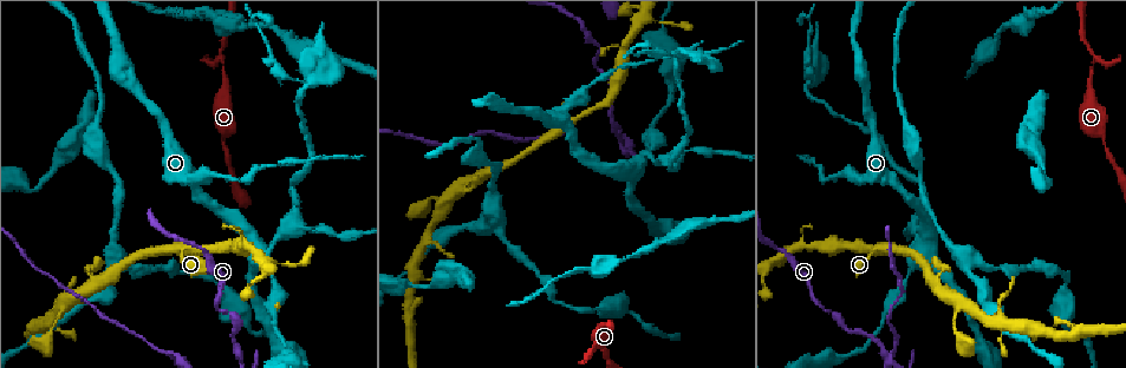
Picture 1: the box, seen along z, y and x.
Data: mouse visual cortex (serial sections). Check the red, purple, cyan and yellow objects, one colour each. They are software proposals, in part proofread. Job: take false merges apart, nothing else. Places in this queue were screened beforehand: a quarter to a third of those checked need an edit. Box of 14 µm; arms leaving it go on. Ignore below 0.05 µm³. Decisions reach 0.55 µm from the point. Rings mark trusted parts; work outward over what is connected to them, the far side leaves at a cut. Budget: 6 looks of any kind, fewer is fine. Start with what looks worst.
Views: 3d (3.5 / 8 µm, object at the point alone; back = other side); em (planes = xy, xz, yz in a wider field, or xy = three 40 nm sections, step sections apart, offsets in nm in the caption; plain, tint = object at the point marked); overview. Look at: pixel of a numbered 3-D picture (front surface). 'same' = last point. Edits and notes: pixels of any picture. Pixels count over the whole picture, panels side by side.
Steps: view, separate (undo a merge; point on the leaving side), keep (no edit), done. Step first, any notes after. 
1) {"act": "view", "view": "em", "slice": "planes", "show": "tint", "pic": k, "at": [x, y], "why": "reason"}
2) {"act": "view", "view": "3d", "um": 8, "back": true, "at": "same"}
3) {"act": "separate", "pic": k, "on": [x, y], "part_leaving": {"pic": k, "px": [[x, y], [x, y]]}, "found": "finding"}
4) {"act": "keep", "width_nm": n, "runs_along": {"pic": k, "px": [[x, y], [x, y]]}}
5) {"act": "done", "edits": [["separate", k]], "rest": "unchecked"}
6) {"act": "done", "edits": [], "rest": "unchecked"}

{"act": "view", "view": "3d", "um": 8, "pic": 1, "at": [878, 246], "why": "calibre changes"}

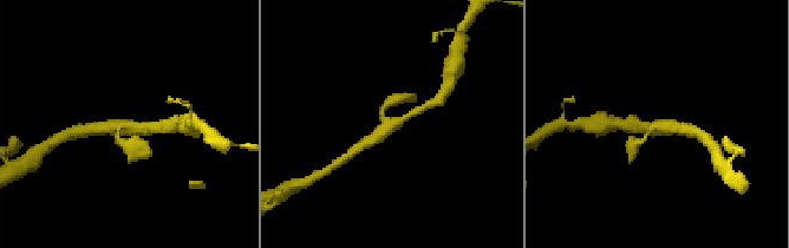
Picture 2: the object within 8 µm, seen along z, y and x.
{"act": "view", "view": "em", "slice": "xy", "step": 2, "show": "tint", "pic": 2, "at": [122, 127], "arms": 3, "arm_widths_nm": [200, 200, 350]}

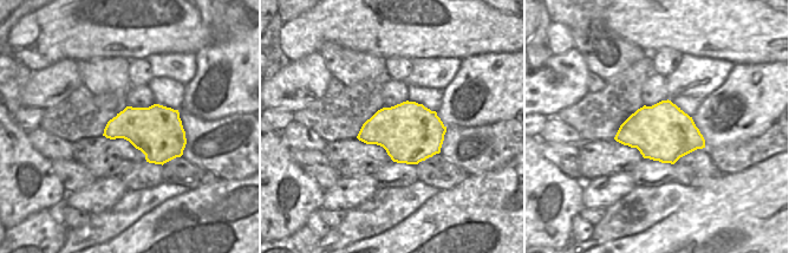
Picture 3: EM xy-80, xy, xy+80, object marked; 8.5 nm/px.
{"act": "keep", "width_nm": 500, "runs_along": {"pic": 2, "px": [[390, 103], [382, 111], [385, 129], [360, 147]]}, "found": "continuous, no second cell"}

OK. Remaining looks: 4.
{"act": "view", "view": "3d", "um": 3.5, "pic": 1, "at": [265, 249], "why": "a narrow waist"}

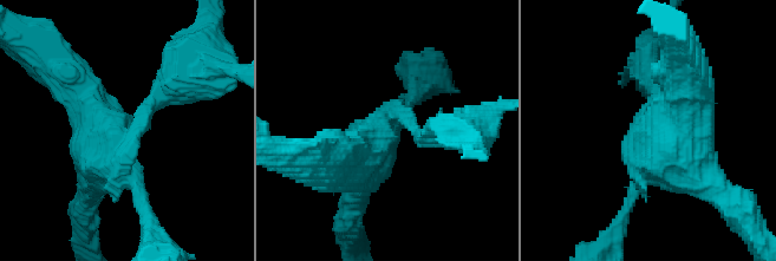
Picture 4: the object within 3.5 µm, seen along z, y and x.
{"act": "view", "view": "em", "slice": "xy", "step": 1, "show": "plain", "pic": 4, "at": [109, 135], "arms": 4, "arm_widths_nm": [200, 300, 350, 500]}

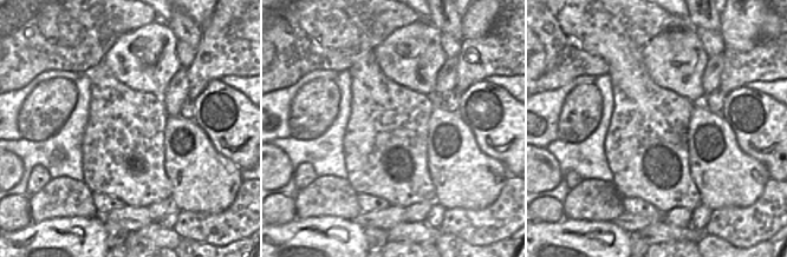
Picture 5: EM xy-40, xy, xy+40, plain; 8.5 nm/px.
{"act": "view", "view": "em", "slice": "xy", "step": 1, "show": "tint", "at": "same", "why": "with the object marked"}

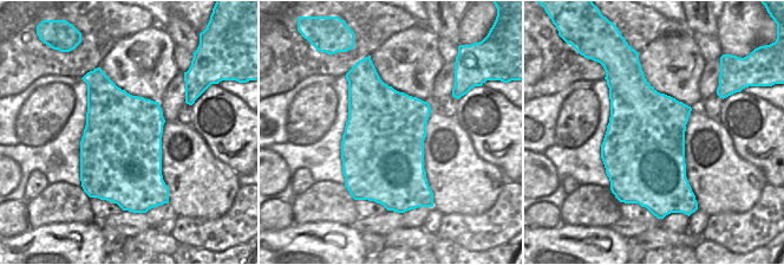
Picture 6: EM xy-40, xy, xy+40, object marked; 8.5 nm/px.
{"act": "separate", "pic": 4, "on": [155, 99], "part_leaving": {"pic": 4, "px": [[129, 136], [206, 59]]}, "found": "two cells meet here"}

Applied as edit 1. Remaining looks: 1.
{"act": "done", "edits": [["separate", 4]], "rest": "unchecked"}

